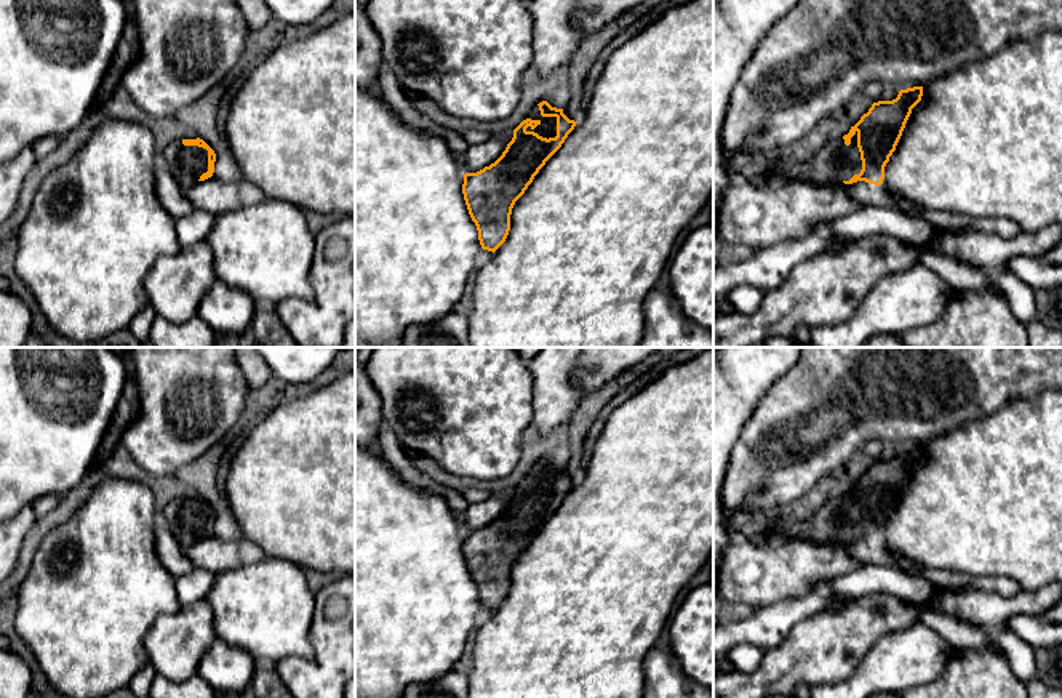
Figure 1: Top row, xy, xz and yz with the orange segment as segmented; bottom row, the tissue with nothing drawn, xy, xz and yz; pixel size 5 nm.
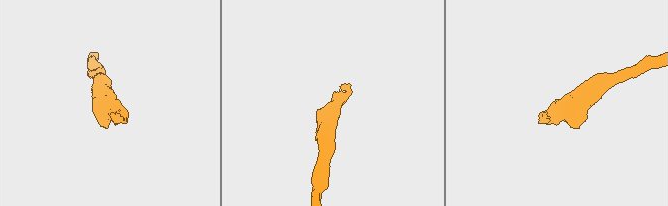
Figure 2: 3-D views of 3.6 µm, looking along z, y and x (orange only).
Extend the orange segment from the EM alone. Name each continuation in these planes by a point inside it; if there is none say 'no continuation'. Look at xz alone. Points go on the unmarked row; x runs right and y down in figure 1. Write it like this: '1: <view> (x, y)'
1: xz (547, 487)

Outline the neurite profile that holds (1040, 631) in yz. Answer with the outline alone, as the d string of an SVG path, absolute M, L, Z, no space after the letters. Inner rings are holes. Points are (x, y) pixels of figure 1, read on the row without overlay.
M1062 600L1040 615L1012 616L1008 628L1032 648L1059 648L1062 647Z

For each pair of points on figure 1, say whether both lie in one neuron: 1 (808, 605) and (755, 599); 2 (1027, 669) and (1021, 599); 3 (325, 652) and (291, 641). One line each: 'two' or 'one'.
1: two
2: one
3: two

